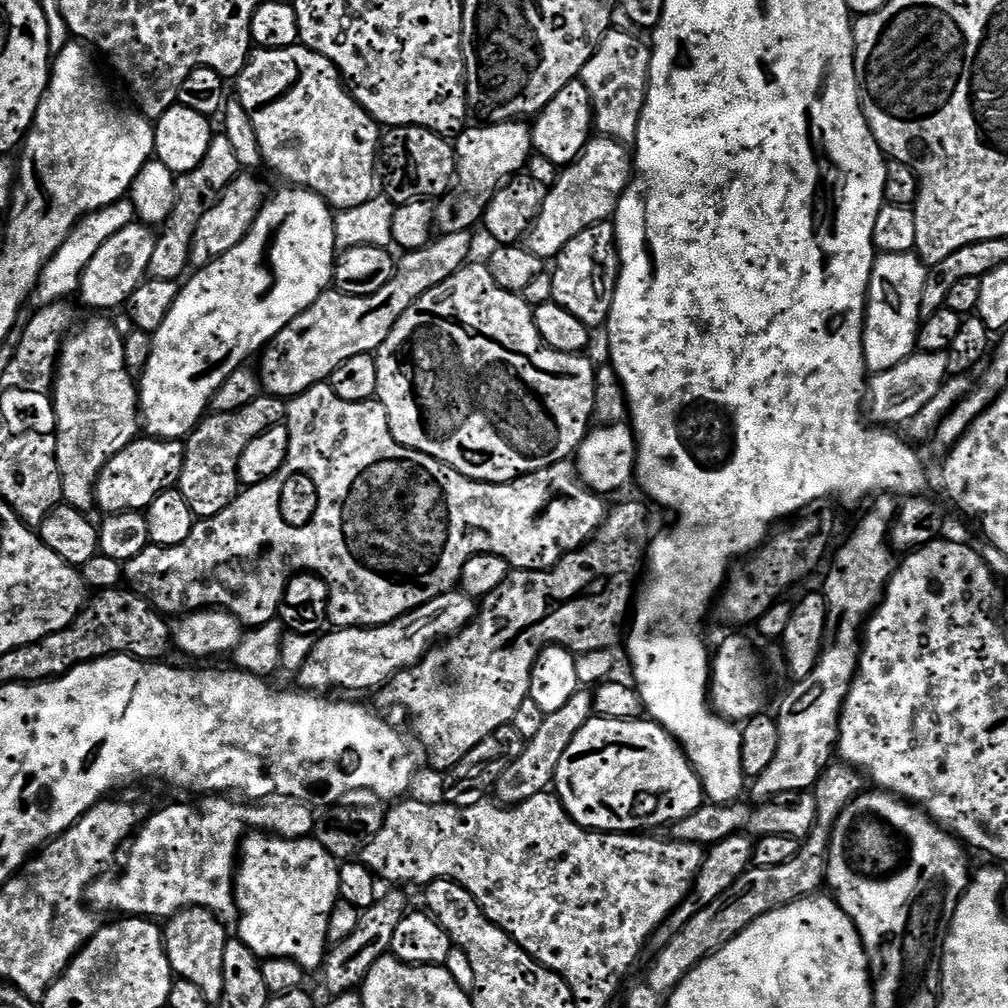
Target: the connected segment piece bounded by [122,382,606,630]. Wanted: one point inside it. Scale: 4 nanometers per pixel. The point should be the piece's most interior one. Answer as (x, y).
(388, 528)

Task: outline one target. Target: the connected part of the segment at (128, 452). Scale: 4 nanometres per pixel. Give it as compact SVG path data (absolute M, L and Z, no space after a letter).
M137 438L104 464L96 479L95 507L100 507L104 514L146 510L158 494L179 485L183 465L184 444L181 441Z

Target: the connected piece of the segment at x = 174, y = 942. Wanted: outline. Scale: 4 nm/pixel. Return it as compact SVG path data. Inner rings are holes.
M183 908L162 928L164 949L173 973L181 980L194 982L212 1006L219 1005L222 994L222 950L226 950L226 942L230 939L224 924L221 917L205 908Z

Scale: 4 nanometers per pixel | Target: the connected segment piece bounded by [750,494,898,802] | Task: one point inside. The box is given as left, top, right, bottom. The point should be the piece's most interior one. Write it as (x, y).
(808, 723)

